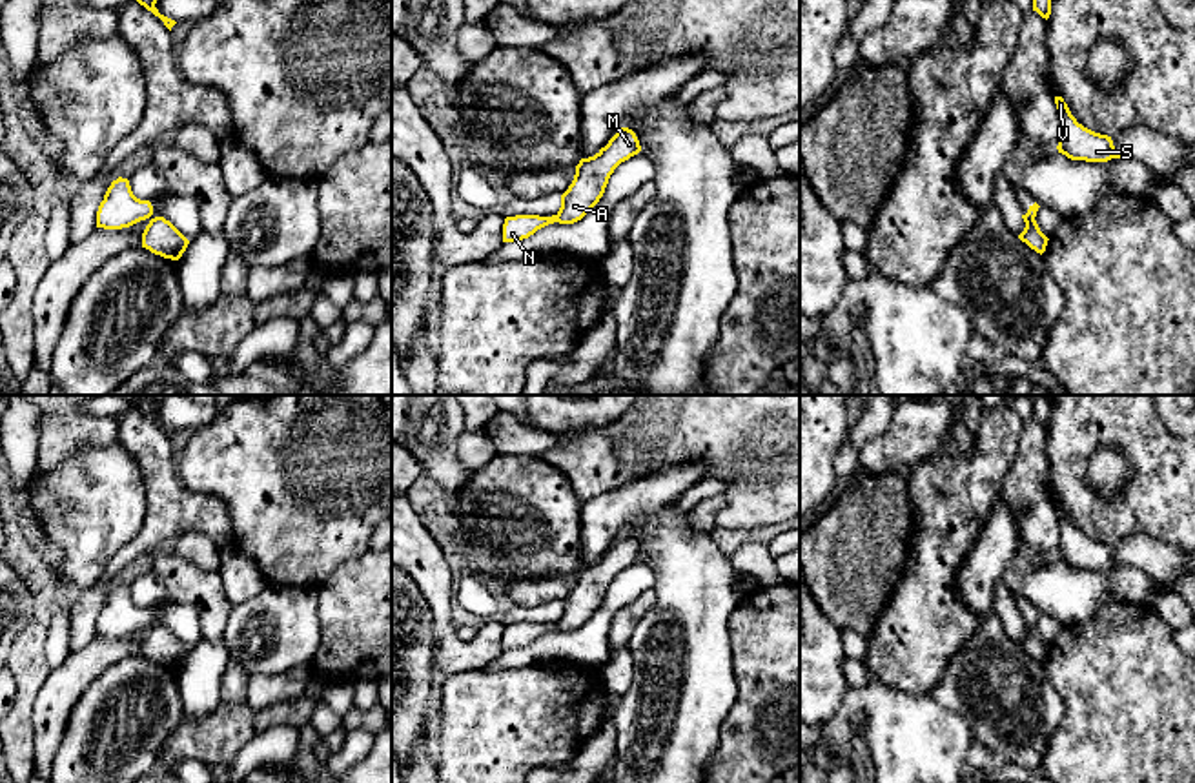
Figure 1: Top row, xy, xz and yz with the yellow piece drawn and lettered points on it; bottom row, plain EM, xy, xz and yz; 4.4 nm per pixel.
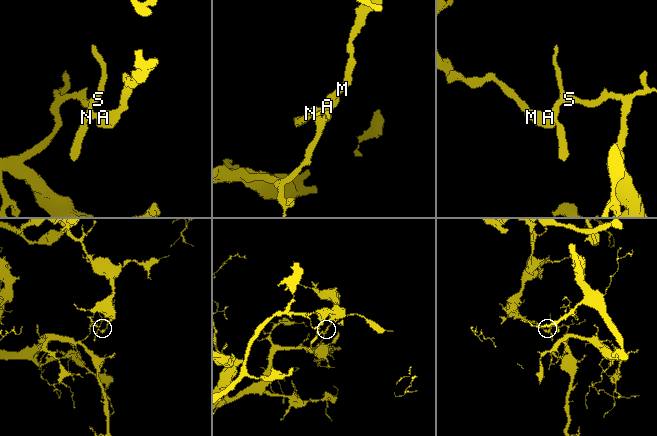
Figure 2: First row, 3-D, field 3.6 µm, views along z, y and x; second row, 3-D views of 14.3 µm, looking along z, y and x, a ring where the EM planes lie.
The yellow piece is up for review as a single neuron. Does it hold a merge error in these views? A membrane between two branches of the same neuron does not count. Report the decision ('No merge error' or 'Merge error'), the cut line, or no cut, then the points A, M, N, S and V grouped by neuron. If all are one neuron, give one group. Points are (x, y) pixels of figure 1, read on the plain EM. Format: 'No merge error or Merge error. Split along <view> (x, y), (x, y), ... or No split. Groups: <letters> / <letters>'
Merge error. Split along xz (554, 623), (558, 629). Groups: A M / N S V

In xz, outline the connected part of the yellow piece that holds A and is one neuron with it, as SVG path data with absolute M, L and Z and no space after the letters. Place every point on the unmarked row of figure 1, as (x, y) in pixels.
M619 535L618 541L594 564L581 566L568 597L561 603L559 632L581 628L603 605L614 577L641 559L636 541Z

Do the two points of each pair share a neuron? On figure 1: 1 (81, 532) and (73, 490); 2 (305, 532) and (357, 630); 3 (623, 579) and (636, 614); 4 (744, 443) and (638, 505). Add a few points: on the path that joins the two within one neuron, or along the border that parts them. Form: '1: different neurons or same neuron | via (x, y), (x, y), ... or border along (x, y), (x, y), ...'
1: same neuron | via (81, 521), (81, 501)
2: different neurons | border along (367, 552), (345, 561), (317, 589)
3: different neurons | border along (653, 587), (636, 594), (616, 612), (607, 638)
4: different neurons | border along (662, 470), (673, 465), (698, 463), (707, 472)

